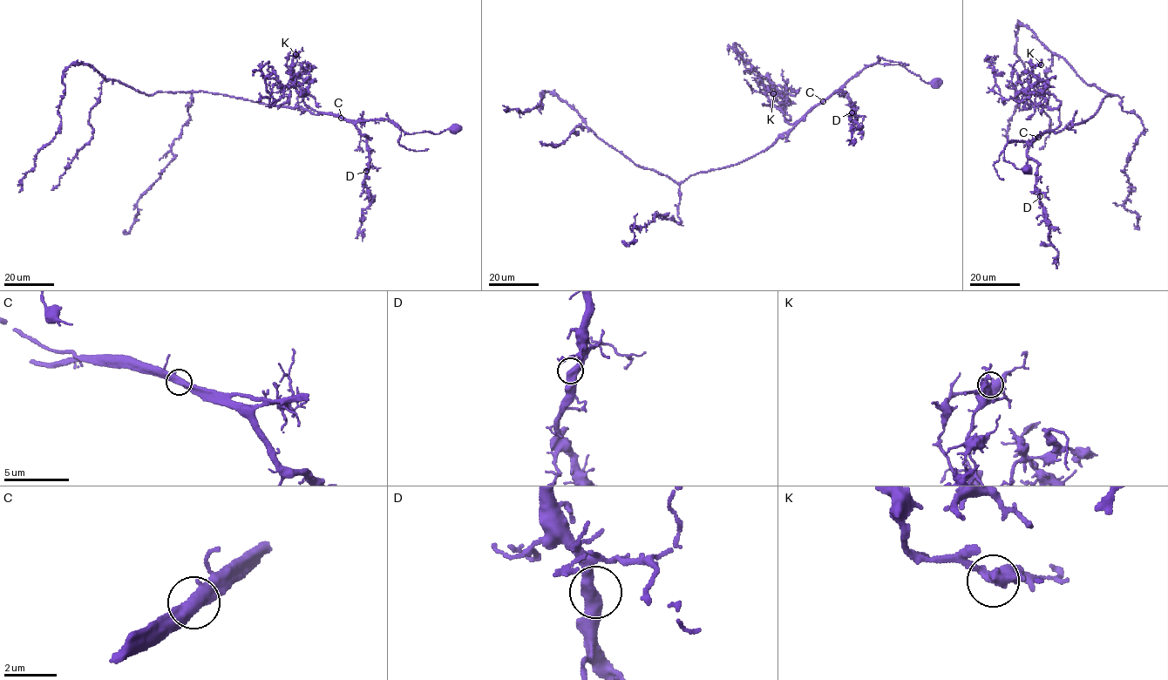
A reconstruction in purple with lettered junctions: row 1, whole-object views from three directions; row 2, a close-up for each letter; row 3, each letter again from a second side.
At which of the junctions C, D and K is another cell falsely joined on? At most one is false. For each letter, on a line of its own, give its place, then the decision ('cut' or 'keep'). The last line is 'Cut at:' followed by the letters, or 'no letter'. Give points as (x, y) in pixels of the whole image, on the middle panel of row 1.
C: at (823, 101); cut
D: at (852, 112); keep
K: at (773, 93); keep
Cut at: C

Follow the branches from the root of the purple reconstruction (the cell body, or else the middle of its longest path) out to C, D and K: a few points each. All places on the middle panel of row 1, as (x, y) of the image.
C: (935, 83), (933, 85), (925, 82), (899, 64), (878, 63), (863, 69), (823, 101)
D: (935, 83), (925, 82), (899, 64), (874, 64), (837, 90), (847, 94), (853, 106), (852, 112)
K: (935, 83), (925, 82), (899, 64), (874, 64), (791, 125), (771, 104), (775, 89), (763, 87), (773, 93)

